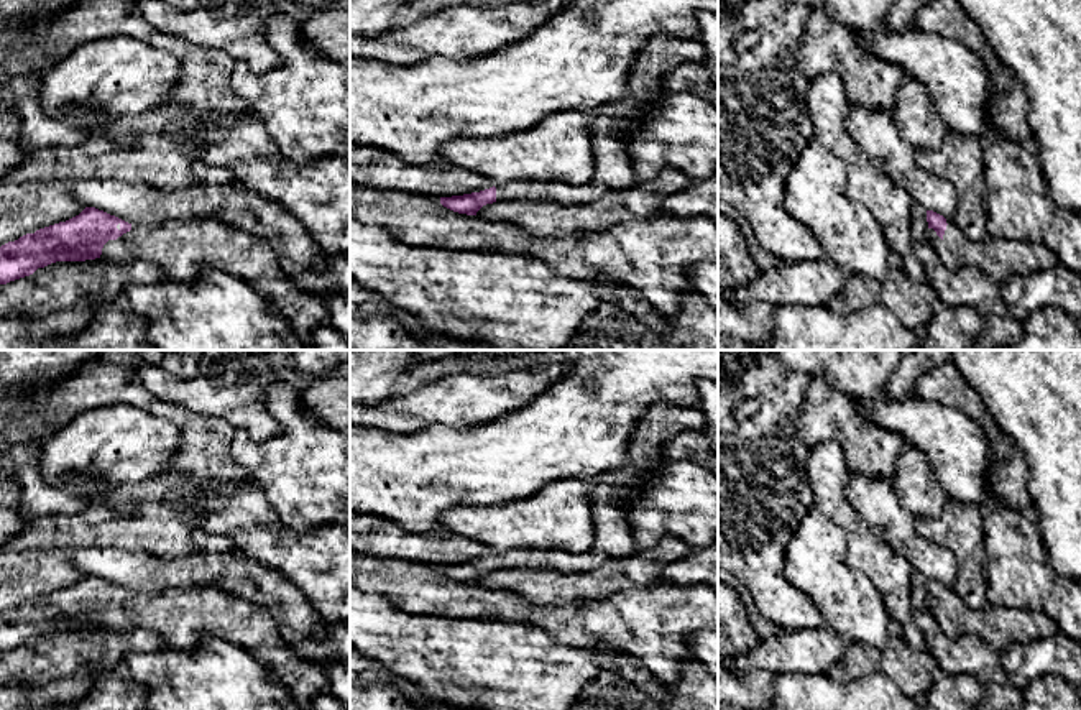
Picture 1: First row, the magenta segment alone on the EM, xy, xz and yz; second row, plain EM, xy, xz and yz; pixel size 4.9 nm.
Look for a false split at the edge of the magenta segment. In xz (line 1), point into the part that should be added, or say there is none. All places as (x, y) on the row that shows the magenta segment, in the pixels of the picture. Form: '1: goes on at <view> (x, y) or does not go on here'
1: goes on at xz (613, 168)

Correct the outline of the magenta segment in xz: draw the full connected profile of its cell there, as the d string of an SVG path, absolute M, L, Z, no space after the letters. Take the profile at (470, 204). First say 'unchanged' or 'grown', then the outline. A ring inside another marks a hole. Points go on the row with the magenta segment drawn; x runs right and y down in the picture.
grown; M652 36L644 43L629 69L628 97L605 104L593 113L595 173L586 184L514 179L480 192L440 197L440 204L467 215L476 215L483 205L508 199L552 199L560 204L583 205L610 189L634 186L637 179L621 136L642 115L641 107L646 102L667 94L662 79L682 64L705 64L705 48L698 39Z

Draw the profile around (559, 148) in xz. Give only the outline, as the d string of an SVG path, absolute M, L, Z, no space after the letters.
M554 112L534 127L501 136L455 136L440 156L467 171L490 178L494 186L514 179L586 184L595 173L593 115Z

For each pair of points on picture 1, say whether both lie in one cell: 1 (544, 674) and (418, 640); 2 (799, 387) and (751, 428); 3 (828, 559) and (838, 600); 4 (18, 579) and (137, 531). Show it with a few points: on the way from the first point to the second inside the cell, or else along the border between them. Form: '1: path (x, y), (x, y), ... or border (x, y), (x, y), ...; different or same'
1: path (513, 674), (490, 666), (449, 659); same
2: path (787, 398), (763, 423); same
3: path (828, 569), (828, 582), (837, 590); same
4: path (48, 549), (64, 533), (107, 531); same

